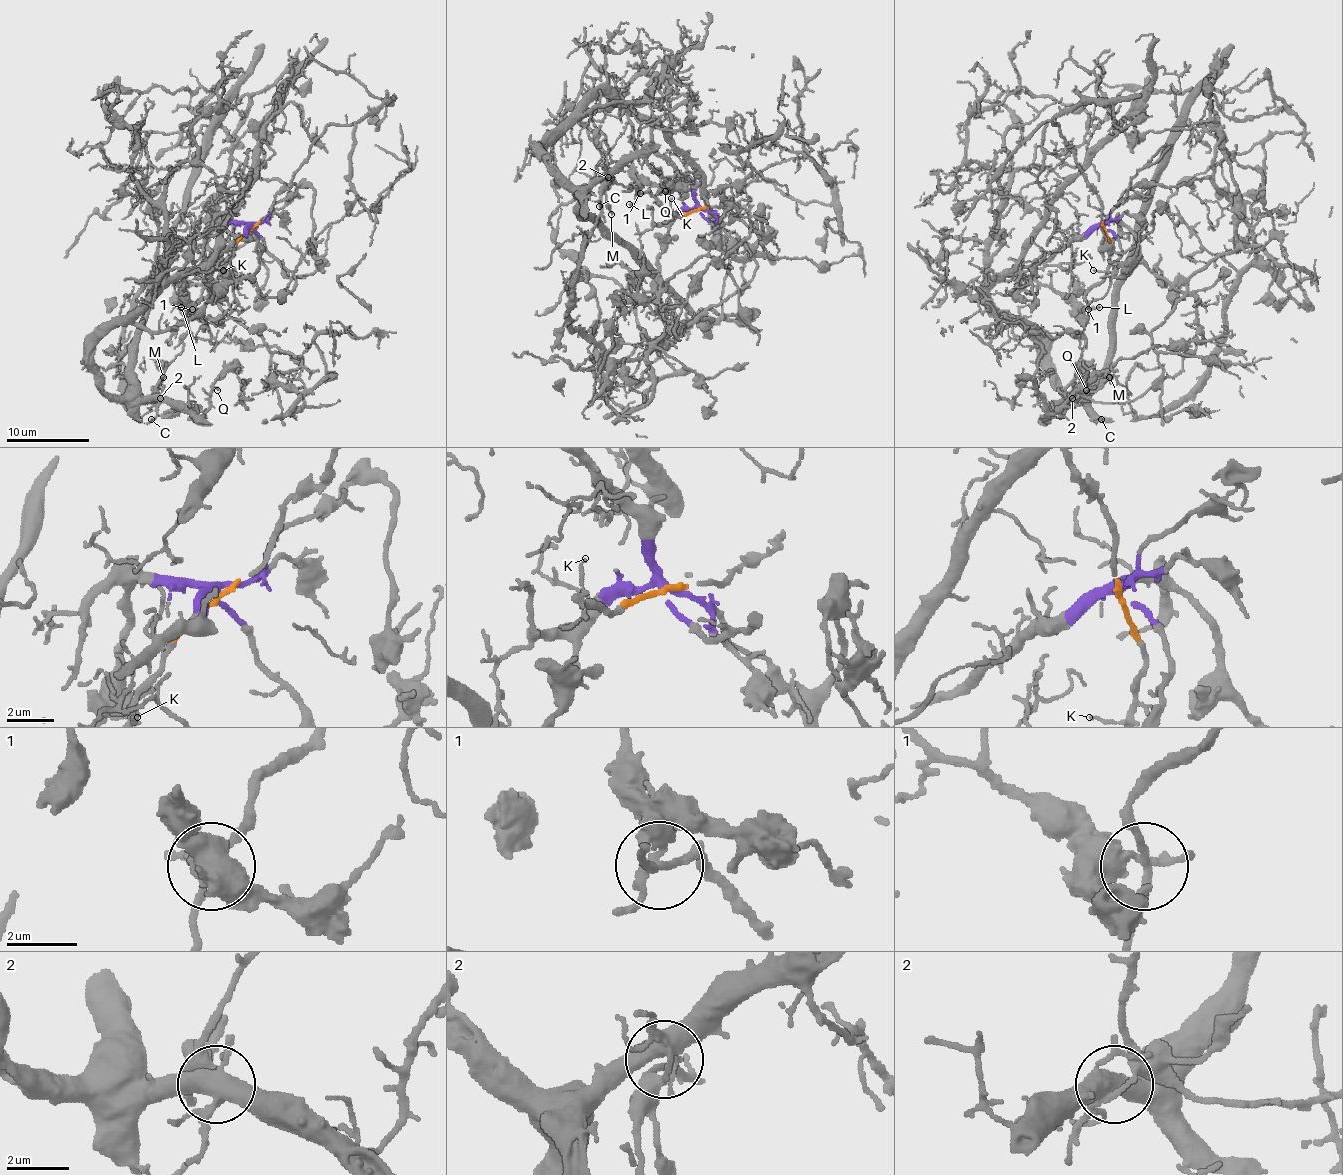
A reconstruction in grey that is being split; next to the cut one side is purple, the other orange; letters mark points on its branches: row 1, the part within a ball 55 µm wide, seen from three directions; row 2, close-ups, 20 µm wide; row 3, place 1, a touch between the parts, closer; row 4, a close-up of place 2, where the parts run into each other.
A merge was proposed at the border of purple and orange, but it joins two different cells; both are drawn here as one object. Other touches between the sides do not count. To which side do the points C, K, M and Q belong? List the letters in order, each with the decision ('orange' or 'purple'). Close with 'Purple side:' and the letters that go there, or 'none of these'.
C: purple
K: orange
M: orange
Q: purple
Purple side: C, Q

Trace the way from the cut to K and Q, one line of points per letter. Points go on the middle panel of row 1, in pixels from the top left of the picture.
K: (701, 209), (680, 217), (670, 211), (672, 198)
Q: (701, 209), (651, 128), (608, 95), (591, 95), (541, 144), (568, 182), (593, 186), (641, 157), (666, 192)

